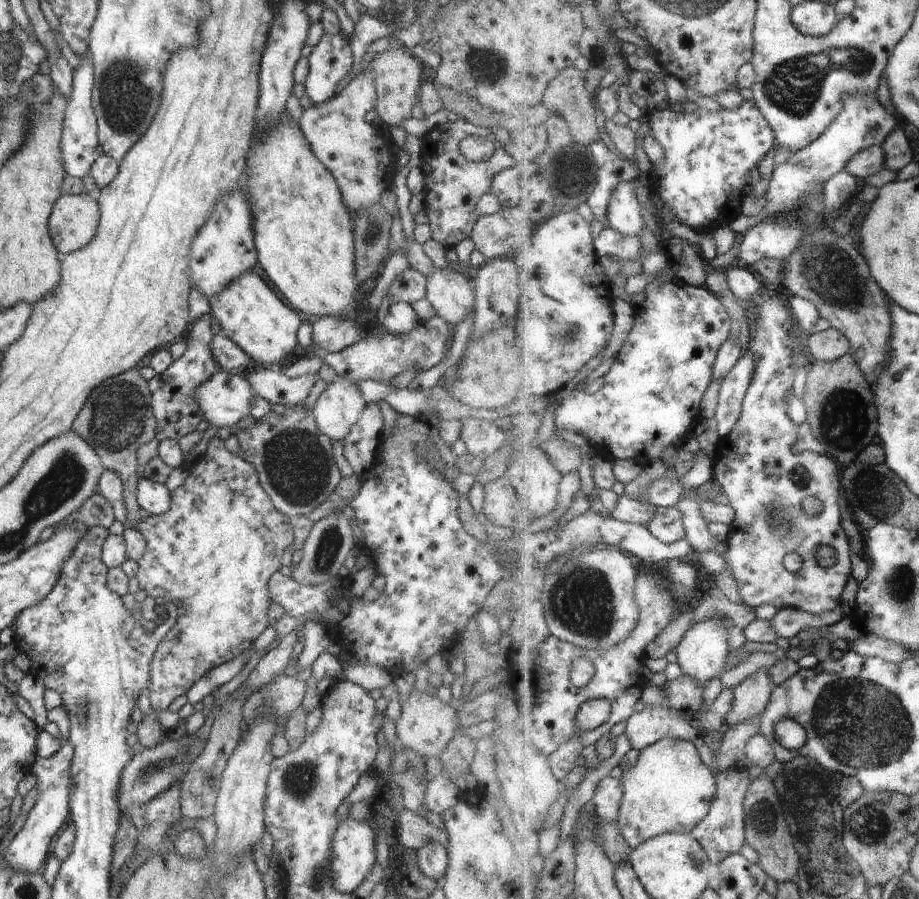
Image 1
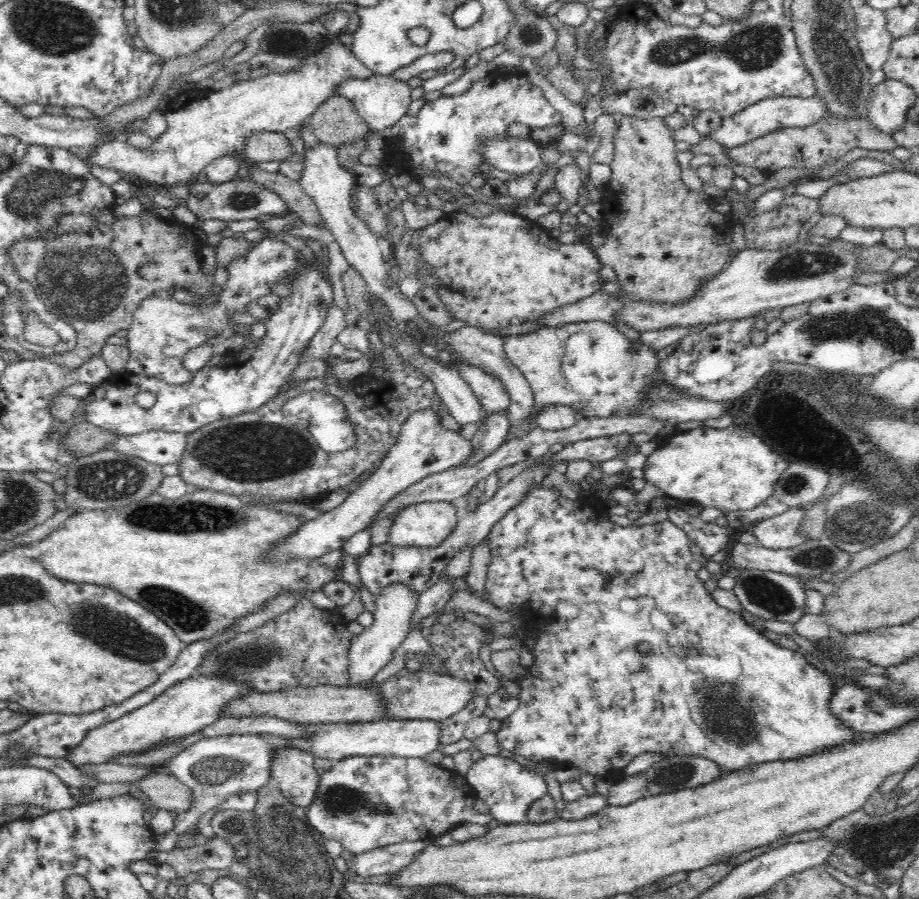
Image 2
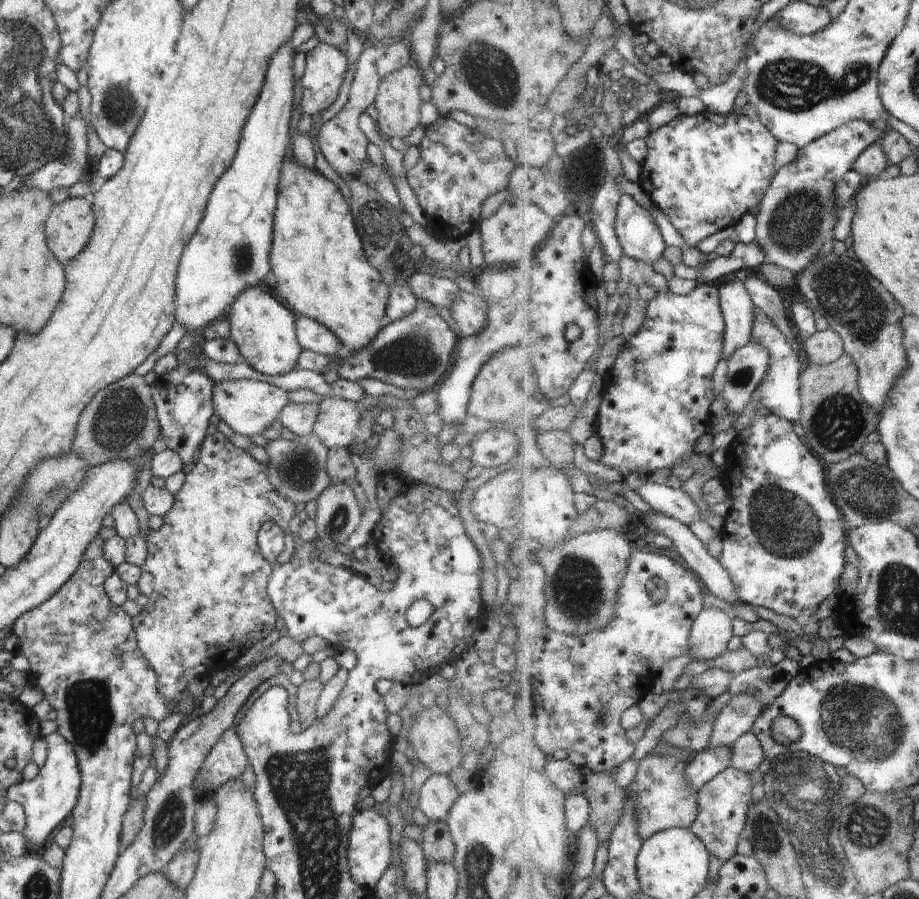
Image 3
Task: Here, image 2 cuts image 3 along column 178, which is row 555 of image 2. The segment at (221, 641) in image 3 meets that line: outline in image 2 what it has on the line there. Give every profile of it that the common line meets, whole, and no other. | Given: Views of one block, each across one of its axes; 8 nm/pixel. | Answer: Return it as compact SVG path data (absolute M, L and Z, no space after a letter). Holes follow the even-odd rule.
M534 485L512 508L508 509L508 512L505 512L501 520L498 520L490 530L488 534L488 548L491 552L491 561L489 563L489 569L487 572L487 581L485 582L485 592L487 592L487 600L490 604L493 604L499 609L509 612L512 610L512 606L518 606L519 610L523 606L534 605L534 612L536 612L536 605L538 608L542 606L542 616L552 616L550 618L549 626L545 627L545 633L542 633L537 641L533 645L531 652L533 653L534 664L532 667L528 668L524 680L518 682L520 687L520 693L517 696L519 700L518 708L510 715L508 718L505 718L501 721L501 729L496 733L499 748L503 753L508 753L509 755L519 755L524 756L530 760L533 760L536 763L539 763L541 760L554 760L554 762L568 762L569 766L575 766L581 772L593 774L594 776L604 776L608 774L610 770L618 770L618 768L624 768L628 766L636 756L639 754L644 754L644 752L660 752L666 757L671 757L672 755L676 756L697 756L710 759L718 765L722 771L731 773L732 771L740 770L741 768L760 764L766 761L773 760L786 760L786 759L795 759L796 757L810 756L815 755L817 752L823 751L824 749L835 747L836 745L854 740L856 737L860 736L860 732L854 732L851 728L845 726L845 724L838 720L832 713L829 707L832 695L836 692L840 682L835 682L822 672L820 667L813 662L810 662L804 658L804 655L801 655L797 650L790 650L784 648L780 645L775 644L772 640L768 639L766 636L762 635L762 632L756 629L755 627L748 625L741 615L737 612L732 612L723 606L720 606L713 598L711 593L707 588L704 587L703 575L708 569L708 557L702 556L700 554L694 554L691 551L690 541L687 538L687 535L680 529L678 526L675 526L673 522L669 519L659 522L657 524L634 524L624 528L624 526L618 526L614 522L610 521L609 513L606 509L607 502L598 500L600 502L600 508L596 508L596 516L584 516L582 515L582 502L576 500L571 500L570 498L563 497L558 489L552 489L552 487L544 487L544 485ZM640 642L648 642L650 645L650 652L647 652L646 656L640 656L638 649L636 649L636 644ZM766 696L788 696L788 706L782 704L782 706L776 706L774 704L768 704L768 698Z

